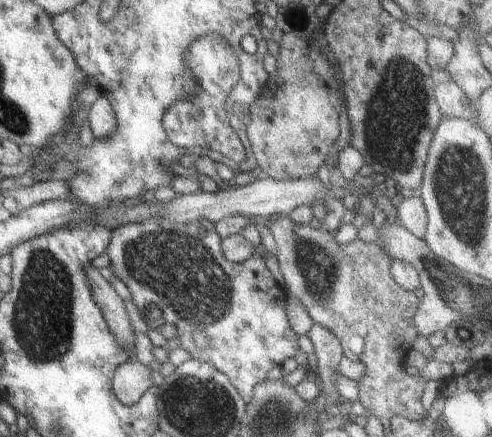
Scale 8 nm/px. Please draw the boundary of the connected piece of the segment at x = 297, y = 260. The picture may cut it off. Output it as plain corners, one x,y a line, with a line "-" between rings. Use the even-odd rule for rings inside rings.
288,214
267,218
267,230
275,241
276,259
281,276
289,294
299,298
307,316
315,324
329,329
332,336
340,342
342,354
353,362
361,362
365,368
361,378
357,380
357,401
364,409
366,416
376,419
390,419
399,415
410,421
421,419
426,410
421,406
420,398
426,380
420,376
410,377
405,373
403,359
410,349
415,335
412,332
413,313
419,299
413,291
397,286
389,276
389,256
374,242
366,243
356,236
345,243
337,244
333,240
333,232
324,228
315,228
308,224
293,224

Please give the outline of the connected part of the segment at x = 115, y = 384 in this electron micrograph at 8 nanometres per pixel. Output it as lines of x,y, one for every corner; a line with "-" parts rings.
136,360
122,363
112,375
110,392
123,405
133,405
152,385
149,379
150,368

